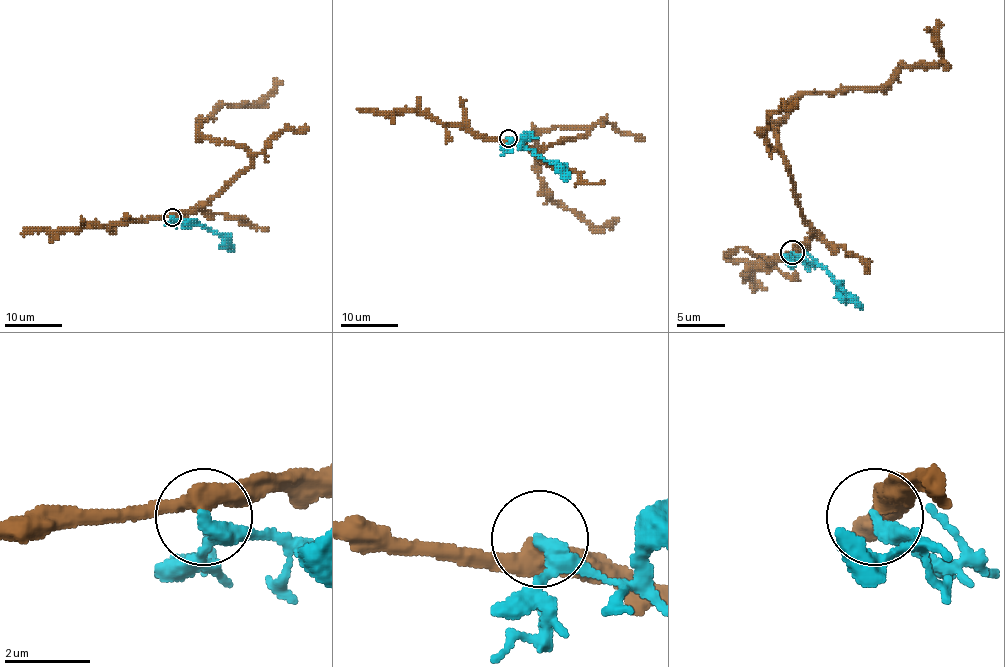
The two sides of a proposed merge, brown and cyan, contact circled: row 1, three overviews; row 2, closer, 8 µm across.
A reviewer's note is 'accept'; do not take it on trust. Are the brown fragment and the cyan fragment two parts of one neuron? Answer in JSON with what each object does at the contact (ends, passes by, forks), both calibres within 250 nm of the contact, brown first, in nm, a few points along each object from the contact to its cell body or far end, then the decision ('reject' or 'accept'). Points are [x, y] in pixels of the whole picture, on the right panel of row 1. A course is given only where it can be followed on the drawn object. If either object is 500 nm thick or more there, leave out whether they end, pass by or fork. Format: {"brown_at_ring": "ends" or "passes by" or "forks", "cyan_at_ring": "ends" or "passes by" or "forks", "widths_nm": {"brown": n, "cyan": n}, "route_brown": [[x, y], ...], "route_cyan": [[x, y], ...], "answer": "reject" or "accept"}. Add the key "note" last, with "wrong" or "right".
{"brown_at_ring": "passes by", "cyan_at_ring": "passes by", "widths_nm": {"brown": 440, "cyan": 300}, "route_brown": [[793, 252], [814, 230], [774, 127], [805, 94], [877, 89], [905, 65], [932, 65], [939, 41], [924, 29]], "route_cyan": [[793, 252], [817, 261], [831, 276], [831, 280], [862, 309]], "answer": "reject", "note": "wrong"}

